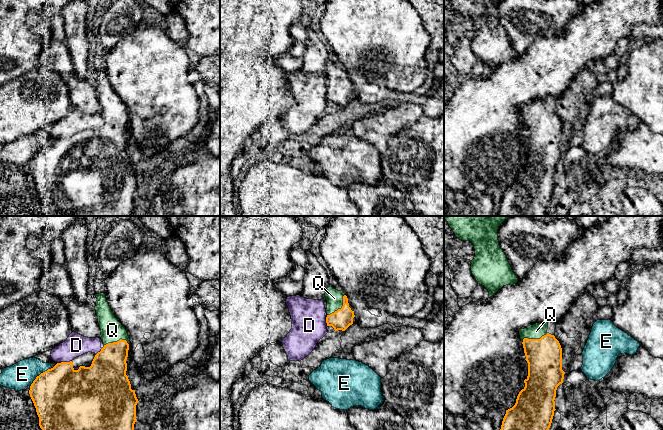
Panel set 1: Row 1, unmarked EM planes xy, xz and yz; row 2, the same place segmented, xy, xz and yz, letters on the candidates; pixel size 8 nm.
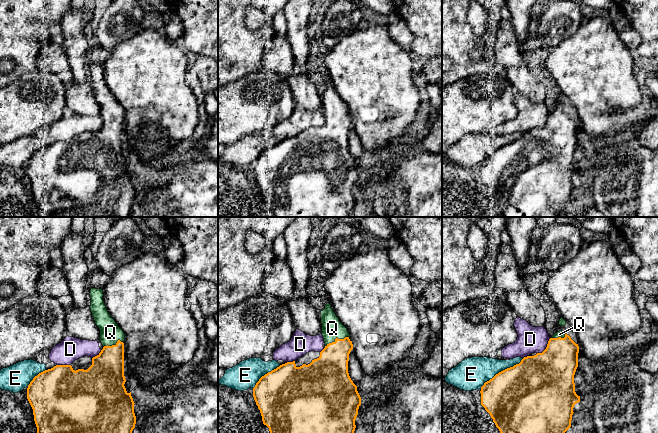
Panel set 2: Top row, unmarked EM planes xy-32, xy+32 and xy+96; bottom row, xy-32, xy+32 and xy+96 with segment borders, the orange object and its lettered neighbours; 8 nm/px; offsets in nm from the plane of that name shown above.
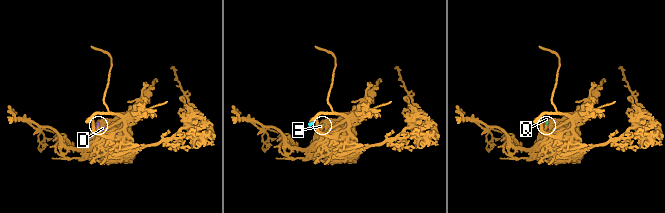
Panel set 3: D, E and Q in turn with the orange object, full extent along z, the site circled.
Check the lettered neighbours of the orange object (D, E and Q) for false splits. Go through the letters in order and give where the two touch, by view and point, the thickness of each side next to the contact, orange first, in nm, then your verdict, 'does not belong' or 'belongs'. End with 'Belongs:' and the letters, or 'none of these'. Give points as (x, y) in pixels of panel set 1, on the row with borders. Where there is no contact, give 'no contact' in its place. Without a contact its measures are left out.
D: xy (64, 362) | 440/180 nm | does not belong
E: xy (39, 375) | 480/200 nm | does not belong
Q: xz (341, 308) | 160/130 nm | belongs
Belongs: Q

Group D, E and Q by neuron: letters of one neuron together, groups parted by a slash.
D / E / Q

